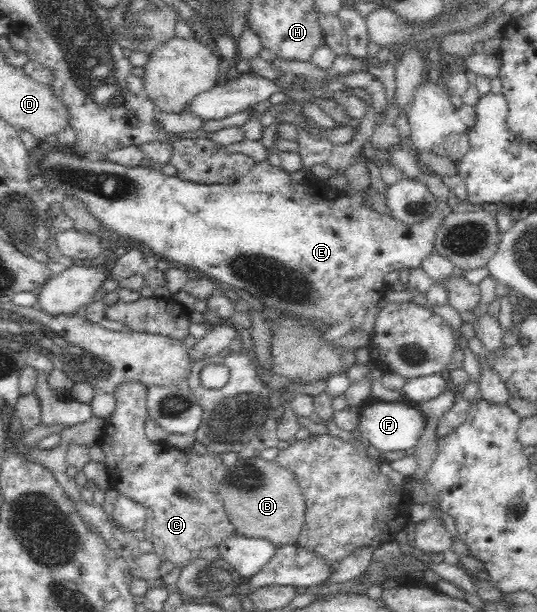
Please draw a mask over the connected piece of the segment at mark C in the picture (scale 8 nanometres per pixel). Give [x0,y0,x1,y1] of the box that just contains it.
[97,380,239,568]

